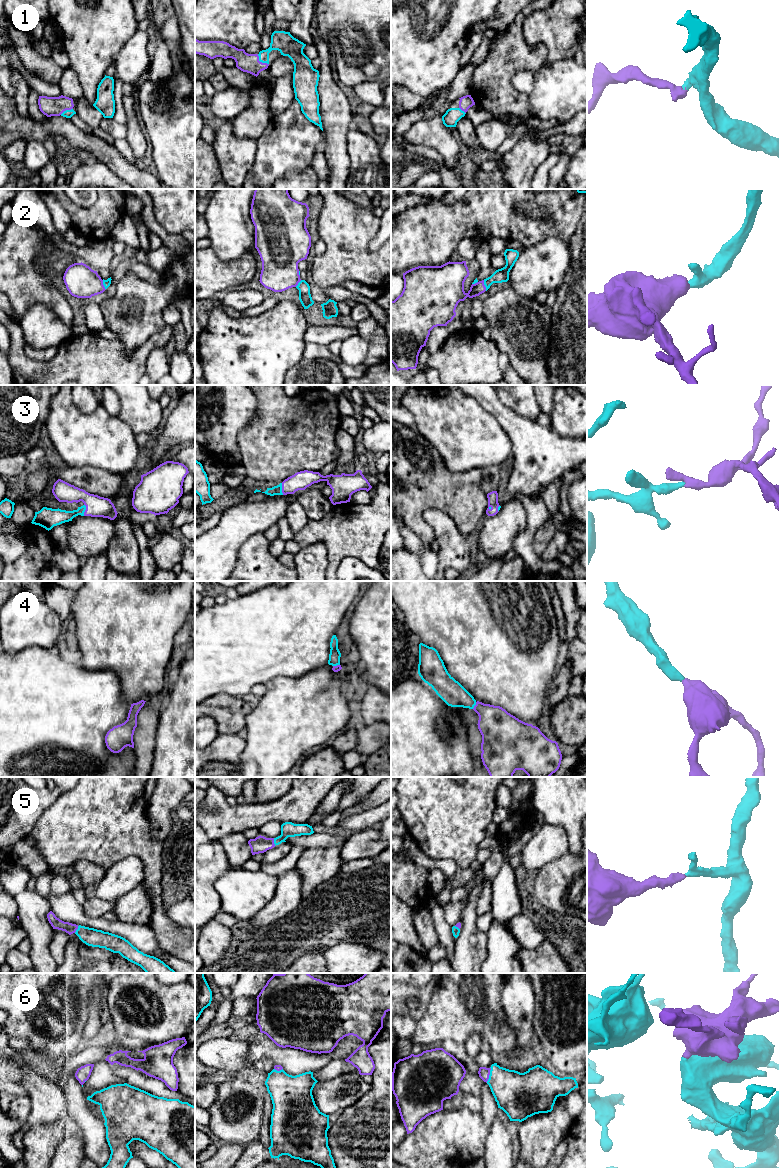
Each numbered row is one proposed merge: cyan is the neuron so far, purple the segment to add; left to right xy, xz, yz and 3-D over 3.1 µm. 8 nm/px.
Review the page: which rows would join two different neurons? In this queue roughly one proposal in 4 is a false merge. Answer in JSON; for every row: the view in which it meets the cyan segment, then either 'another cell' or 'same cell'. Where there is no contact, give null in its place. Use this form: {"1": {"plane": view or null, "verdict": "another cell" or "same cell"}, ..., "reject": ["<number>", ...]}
{"1": {"plane": "xz", "verdict": "same cell"}, "2": {"plane": "yz", "verdict": "same cell"}, "3": {"plane": "xz", "verdict": "same cell"}, "4": {"plane": "yz", "verdict": "same cell"}, "5": {"plane": "xz", "verdict": "same cell"}, "6": {"plane": "yz", "verdict": "same cell"}, "reject": []}

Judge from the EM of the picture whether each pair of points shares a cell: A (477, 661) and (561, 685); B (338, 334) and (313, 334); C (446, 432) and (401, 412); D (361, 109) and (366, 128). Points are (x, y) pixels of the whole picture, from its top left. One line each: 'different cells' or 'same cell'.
A: different cells
B: same cell
C: different cells
D: same cell

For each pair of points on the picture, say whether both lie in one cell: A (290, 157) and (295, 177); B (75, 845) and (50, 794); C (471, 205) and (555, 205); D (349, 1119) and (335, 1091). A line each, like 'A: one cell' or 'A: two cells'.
A: two cells
B: two cells
C: one cell
D: two cells

